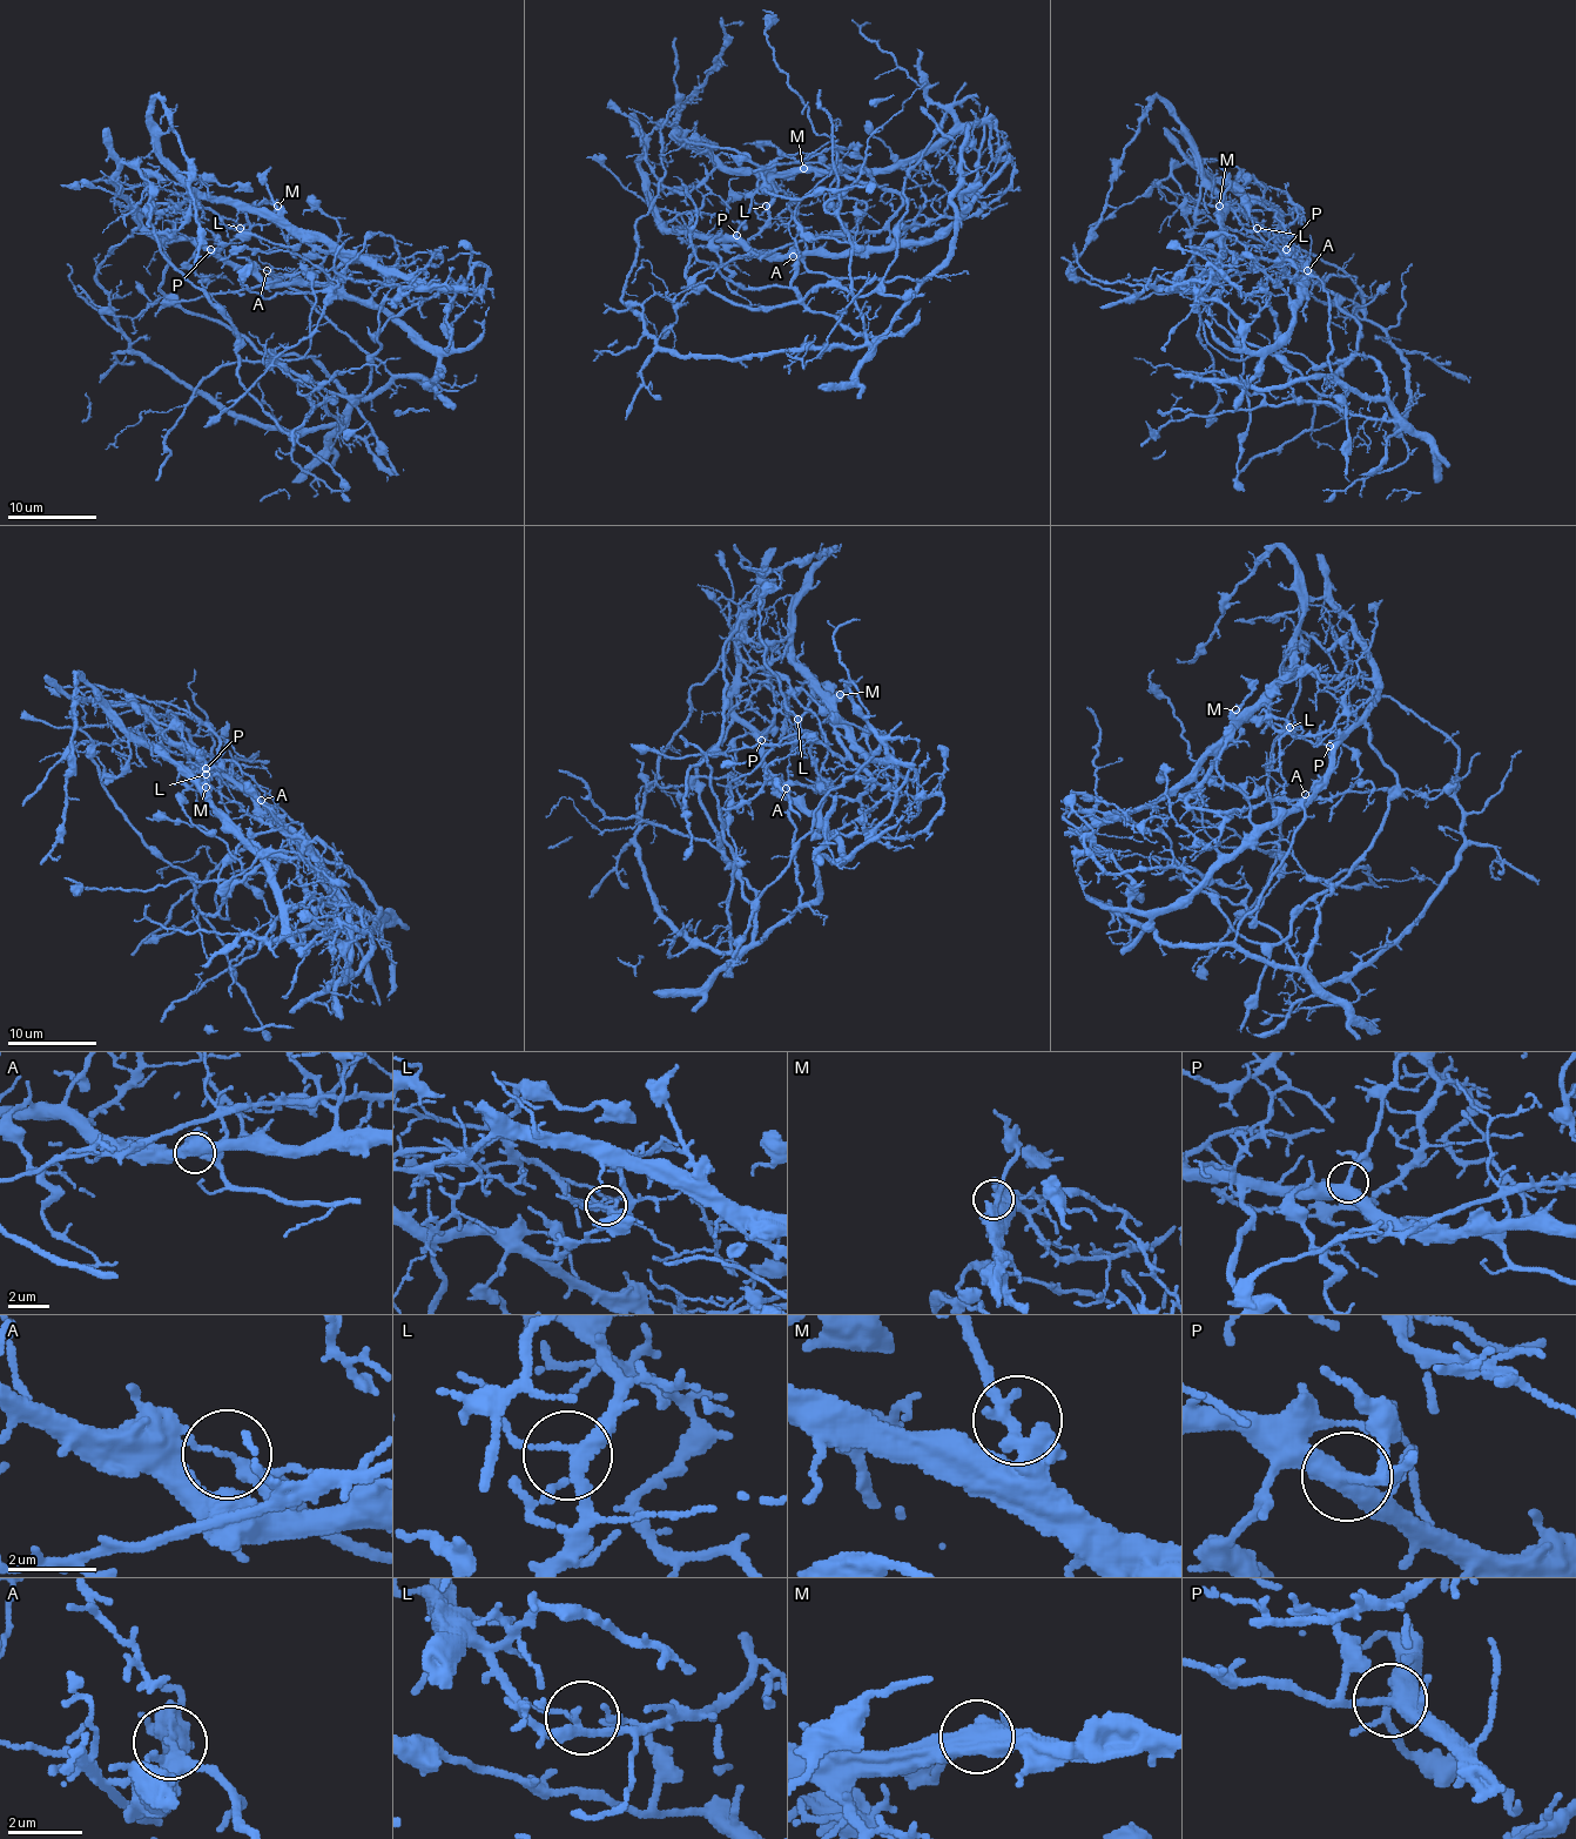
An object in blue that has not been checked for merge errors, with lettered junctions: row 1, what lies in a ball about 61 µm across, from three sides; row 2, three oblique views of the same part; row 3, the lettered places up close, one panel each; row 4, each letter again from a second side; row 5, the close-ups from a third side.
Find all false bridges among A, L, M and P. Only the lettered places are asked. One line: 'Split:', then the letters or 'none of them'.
Split: A

